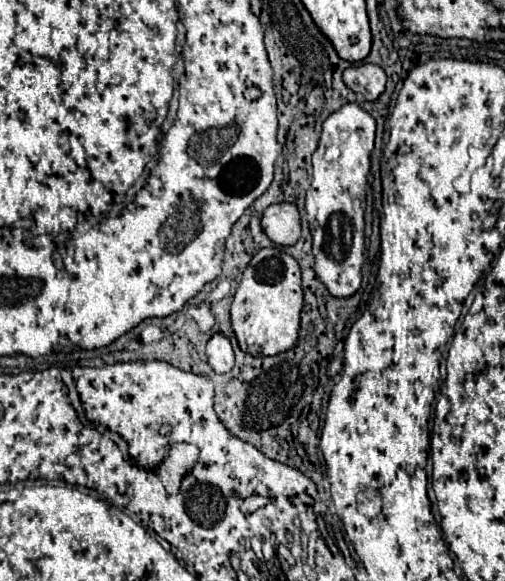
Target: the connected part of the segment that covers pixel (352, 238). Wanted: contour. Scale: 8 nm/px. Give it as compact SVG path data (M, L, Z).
M346 104L324 120L320 144L311 158L314 174L306 192L306 212L312 228L314 270L336 298L352 296L362 280L364 194L375 134L375 119L358 104Z

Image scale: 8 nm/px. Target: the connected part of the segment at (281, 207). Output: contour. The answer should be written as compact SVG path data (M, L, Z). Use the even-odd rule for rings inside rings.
M272 204L264 210L262 228L278 246L290 246L300 238L300 214L296 204Z

